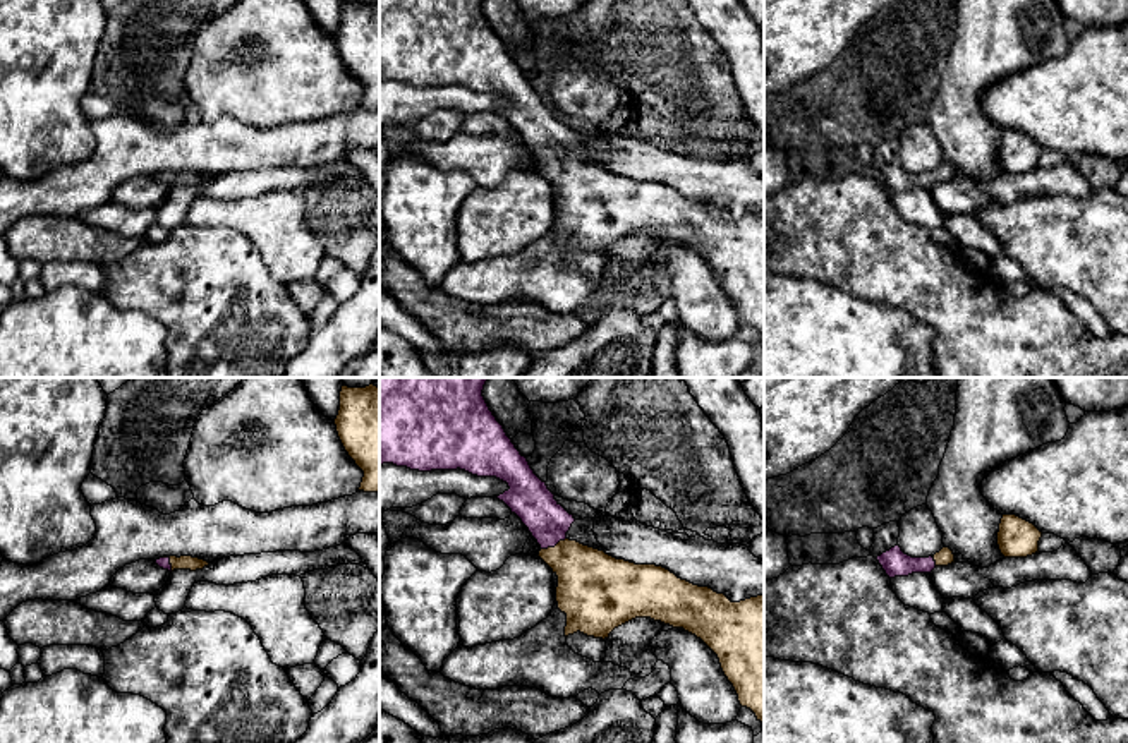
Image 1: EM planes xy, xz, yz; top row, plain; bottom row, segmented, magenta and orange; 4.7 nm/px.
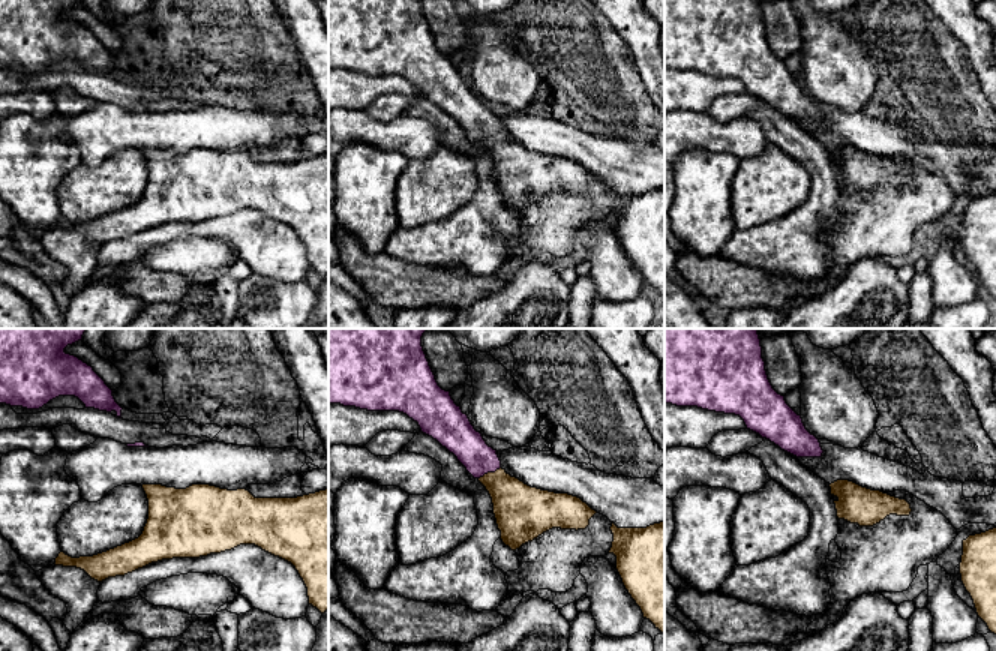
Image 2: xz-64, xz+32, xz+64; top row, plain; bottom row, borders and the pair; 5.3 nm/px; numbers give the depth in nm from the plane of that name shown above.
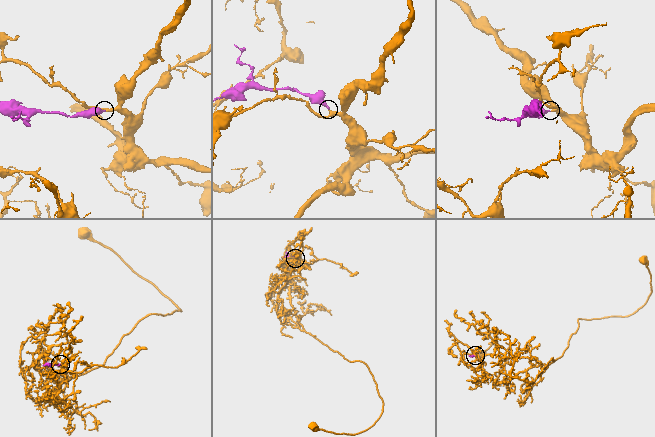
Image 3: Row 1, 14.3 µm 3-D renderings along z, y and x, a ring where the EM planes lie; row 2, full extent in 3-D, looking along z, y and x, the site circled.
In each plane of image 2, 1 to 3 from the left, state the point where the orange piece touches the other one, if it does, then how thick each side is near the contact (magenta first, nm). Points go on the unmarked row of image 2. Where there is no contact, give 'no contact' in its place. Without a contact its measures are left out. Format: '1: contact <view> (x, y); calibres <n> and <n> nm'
1: no contact
2: contact xz+32 (489, 135); calibres 190 and 260 nm
3: no contact

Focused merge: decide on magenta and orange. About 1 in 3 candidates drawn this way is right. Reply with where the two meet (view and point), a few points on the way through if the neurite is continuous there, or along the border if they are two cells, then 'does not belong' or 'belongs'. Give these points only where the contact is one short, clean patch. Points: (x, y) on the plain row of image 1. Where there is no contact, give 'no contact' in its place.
meets magenta in xz at (553, 162); runs through xz (531, 115), (548, 138), (553, 162), (591, 199); belongs

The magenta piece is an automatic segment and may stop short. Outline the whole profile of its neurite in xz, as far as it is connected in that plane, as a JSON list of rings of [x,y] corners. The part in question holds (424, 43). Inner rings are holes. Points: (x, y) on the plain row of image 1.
[[[379,0],[379,81],[393,79],[419,88],[460,84],[477,93],[496,93],[506,98],[510,105],[496,113],[529,144],[541,161],[537,172],[558,192],[556,218],[558,225],[567,230],[565,252],[580,247],[604,256],[615,244],[635,233],[651,233],[673,244],[683,244],[718,271],[740,321],[750,324],[757,336],[764,338],[764,209],[731,218],[725,209],[682,196],[663,182],[616,175],[604,166],[570,156],[567,148],[575,137],[573,130],[555,115],[546,98],[534,89],[527,74],[515,63],[489,26],[482,5],[484,0]]]

